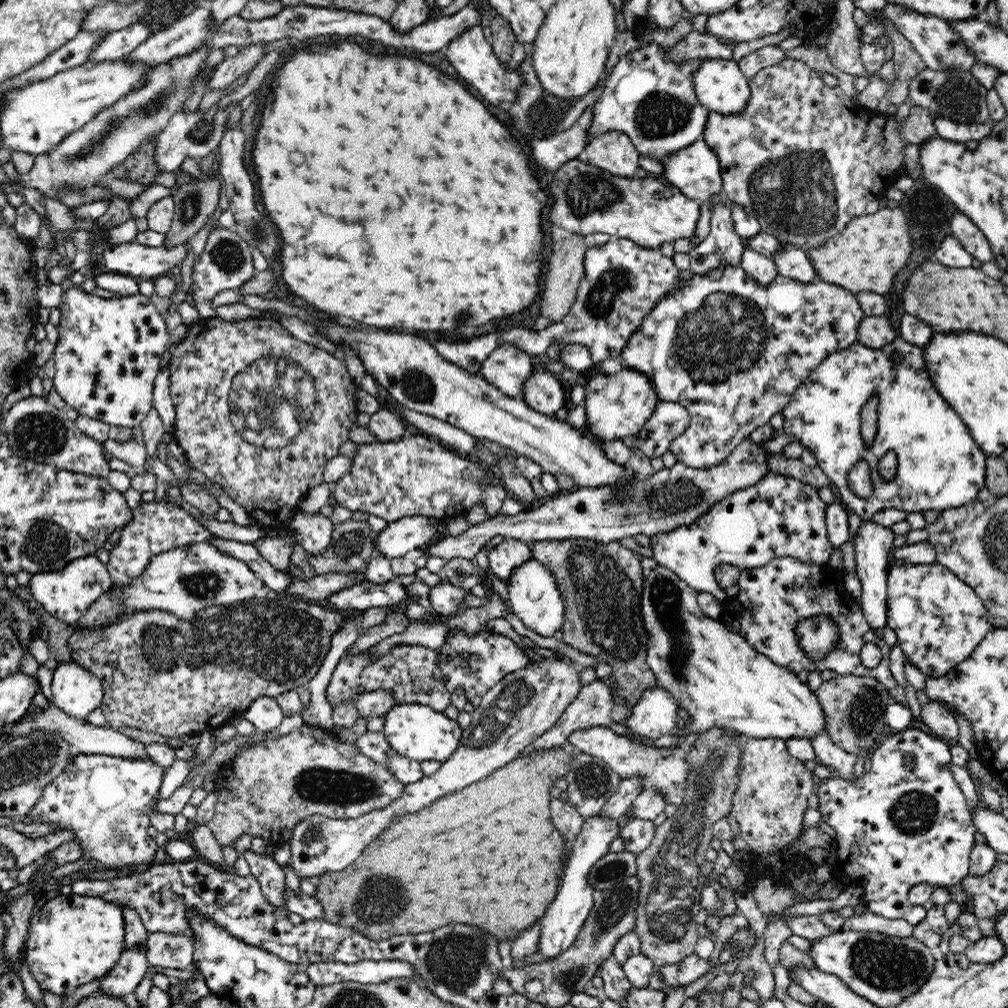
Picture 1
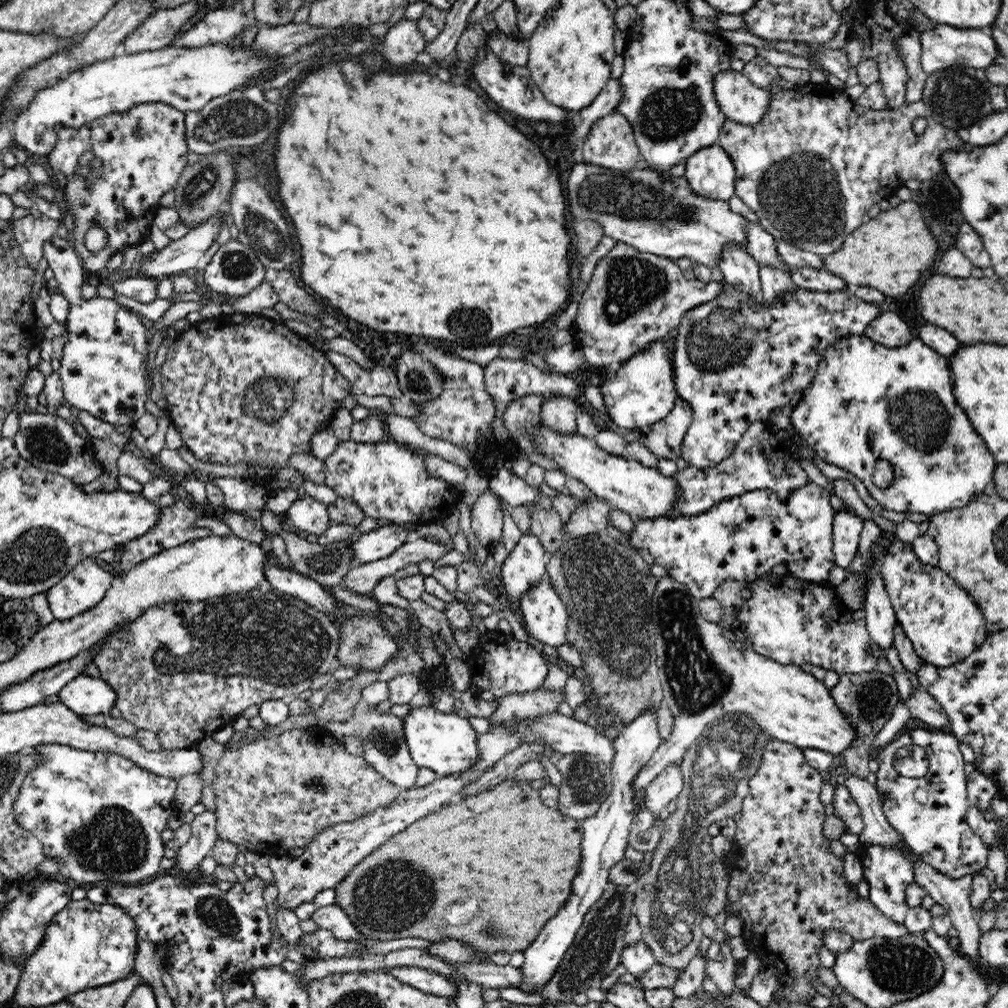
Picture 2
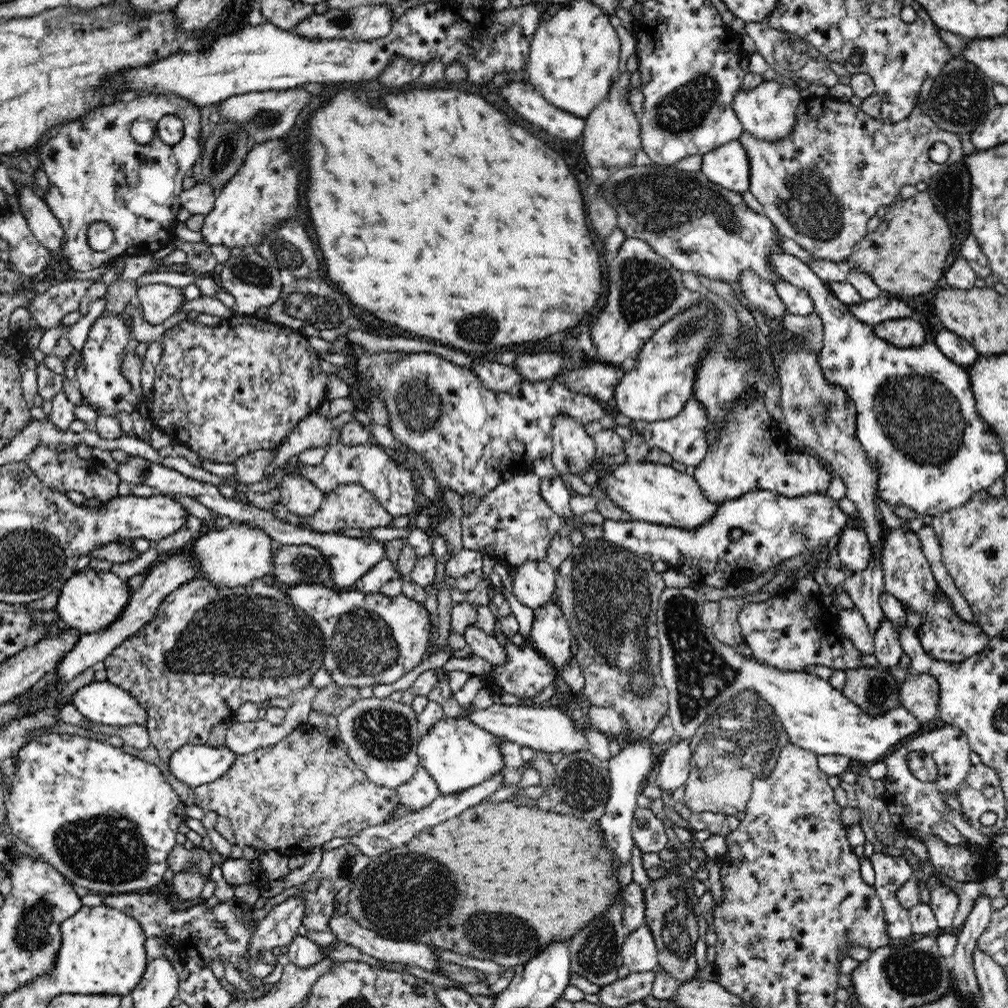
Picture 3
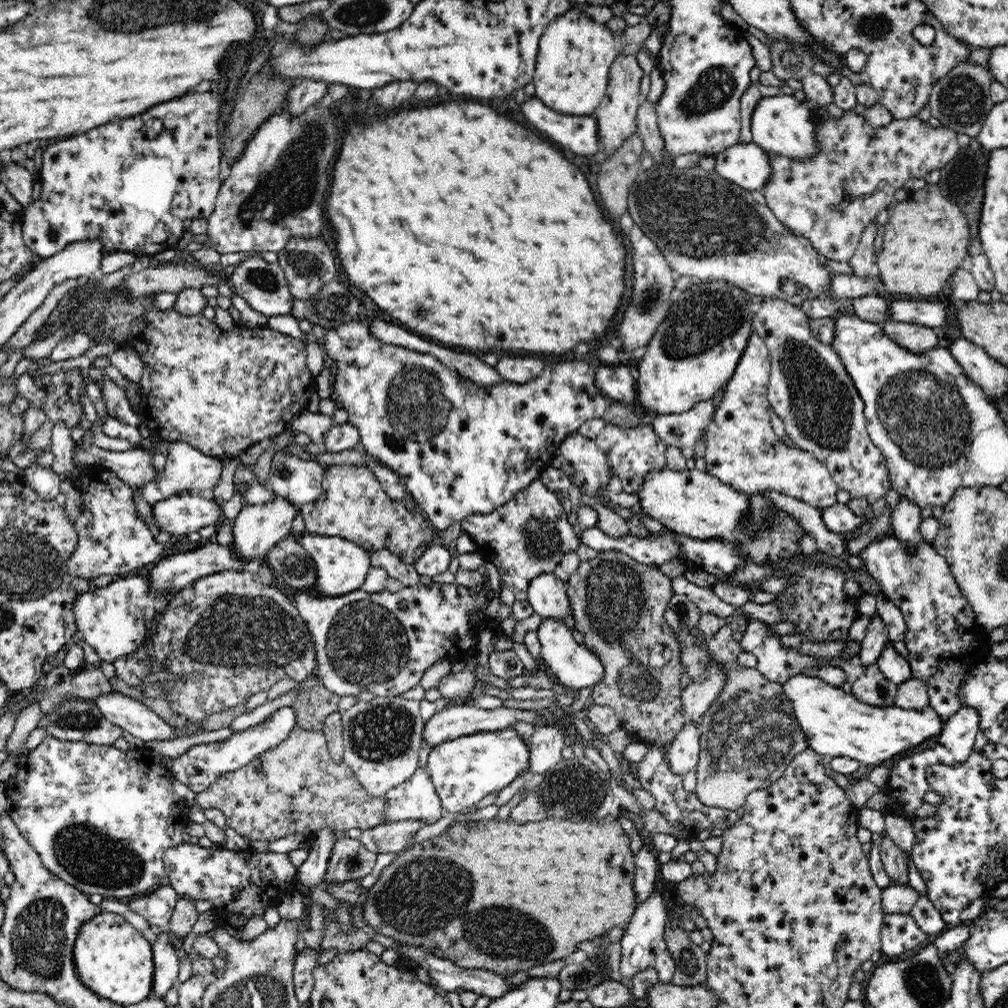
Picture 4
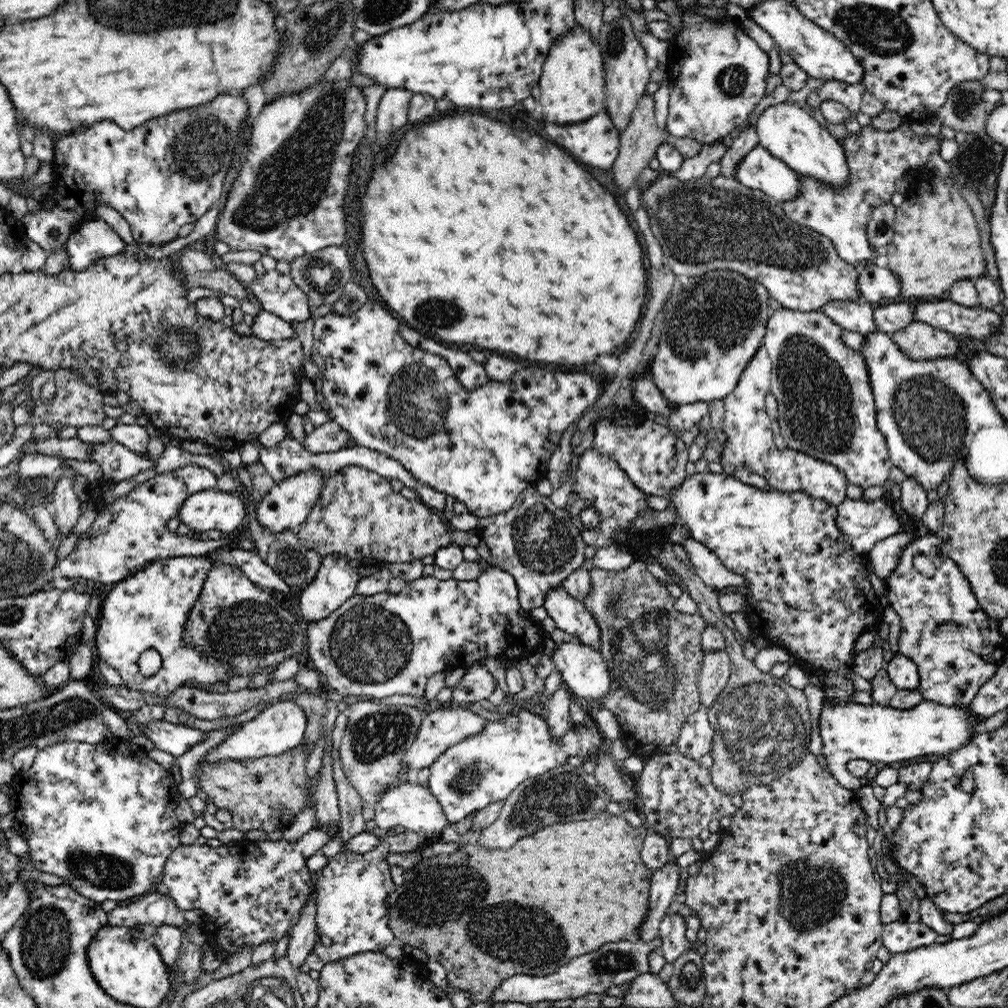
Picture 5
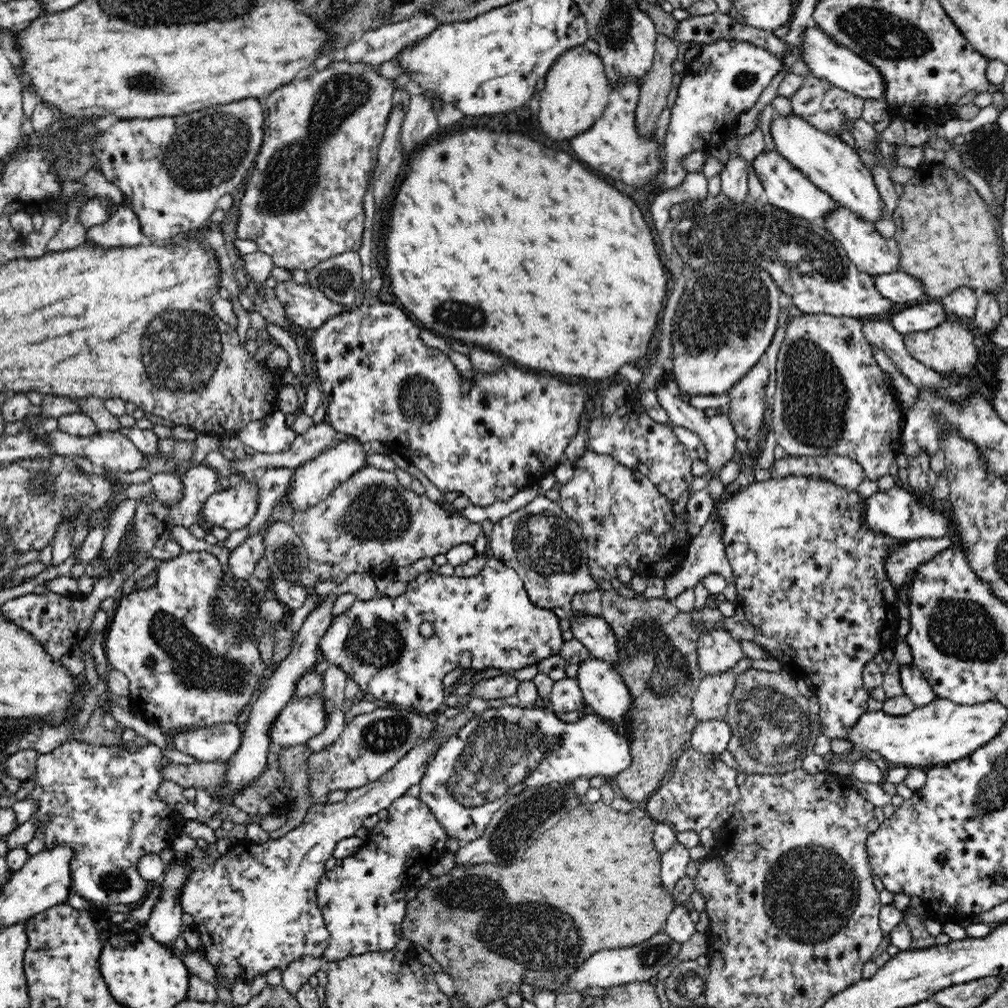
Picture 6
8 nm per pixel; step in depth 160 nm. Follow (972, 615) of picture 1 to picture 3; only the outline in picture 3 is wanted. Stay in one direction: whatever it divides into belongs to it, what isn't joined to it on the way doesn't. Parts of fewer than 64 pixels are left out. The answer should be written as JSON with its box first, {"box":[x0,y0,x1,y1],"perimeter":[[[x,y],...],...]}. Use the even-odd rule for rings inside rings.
{"box":[881,530,990,662],"perimeter":[[[889,530],[885,537],[881,554],[884,591],[902,603],[904,609],[912,609],[922,617],[922,624],[914,631],[920,644],[930,658],[944,662],[962,662],[973,654],[978,654],[988,646],[990,637],[975,623],[962,620],[951,600],[940,590],[931,571],[928,559],[922,552],[917,534],[905,530]]]}

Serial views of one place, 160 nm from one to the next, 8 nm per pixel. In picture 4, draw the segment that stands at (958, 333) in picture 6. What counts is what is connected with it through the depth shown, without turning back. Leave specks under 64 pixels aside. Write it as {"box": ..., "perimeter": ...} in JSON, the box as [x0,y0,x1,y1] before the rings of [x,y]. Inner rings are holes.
{"box":[882,322,938,354],"perimeter":[[[886,322],[882,326],[888,338],[916,354],[938,346],[938,336],[932,327],[904,322]]]}

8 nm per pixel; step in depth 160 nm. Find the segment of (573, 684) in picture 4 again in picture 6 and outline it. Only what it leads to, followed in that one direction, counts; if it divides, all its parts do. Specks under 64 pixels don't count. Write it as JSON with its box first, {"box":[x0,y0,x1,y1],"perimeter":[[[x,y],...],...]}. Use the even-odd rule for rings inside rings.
{"box":[577,656,630,724],"perimeter":[[[589,656],[577,668],[578,687],[584,704],[589,704],[596,715],[622,724],[630,708],[630,693],[612,663]]]}

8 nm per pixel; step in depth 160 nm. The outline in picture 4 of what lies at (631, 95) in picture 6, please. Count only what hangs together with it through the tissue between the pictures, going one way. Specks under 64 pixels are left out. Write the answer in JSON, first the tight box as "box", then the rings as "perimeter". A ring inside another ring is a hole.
{"box":[519,95,598,156],"perimeter":[[[536,95],[526,96],[519,106],[522,114],[536,130],[540,130],[544,136],[558,142],[560,146],[580,156],[598,153],[596,119],[593,115],[562,114],[548,108]]]}

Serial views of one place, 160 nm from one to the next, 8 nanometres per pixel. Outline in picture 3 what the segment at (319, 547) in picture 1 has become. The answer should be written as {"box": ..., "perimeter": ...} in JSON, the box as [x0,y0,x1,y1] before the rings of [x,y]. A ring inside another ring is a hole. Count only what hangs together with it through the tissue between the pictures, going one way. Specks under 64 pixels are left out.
{"box":[280,474,325,519],"perimeter":[[[290,474],[284,476],[280,492],[282,504],[303,519],[313,517],[319,511],[325,495],[305,477]]]}

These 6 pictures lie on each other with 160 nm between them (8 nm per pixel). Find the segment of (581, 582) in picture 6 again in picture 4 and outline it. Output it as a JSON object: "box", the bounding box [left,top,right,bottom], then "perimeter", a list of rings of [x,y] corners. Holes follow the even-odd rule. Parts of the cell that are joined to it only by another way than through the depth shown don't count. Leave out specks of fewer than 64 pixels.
{"box":[460,476,579,600],"perimeter":[[[536,476],[528,486],[520,488],[506,504],[488,514],[470,514],[460,522],[460,530],[475,543],[475,552],[497,567],[518,600],[526,600],[532,578],[544,572],[553,573],[564,554],[575,552],[579,536],[568,522],[567,506]]]}

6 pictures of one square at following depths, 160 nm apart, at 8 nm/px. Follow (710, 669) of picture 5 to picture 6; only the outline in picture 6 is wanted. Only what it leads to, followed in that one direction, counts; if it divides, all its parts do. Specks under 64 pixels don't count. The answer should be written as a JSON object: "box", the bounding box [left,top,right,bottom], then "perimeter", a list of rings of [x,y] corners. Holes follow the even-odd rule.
{"box":[691,668,736,720],"perimeter":[[[730,668],[718,674],[703,675],[691,702],[697,720],[723,718],[734,686],[736,686],[736,674]]]}

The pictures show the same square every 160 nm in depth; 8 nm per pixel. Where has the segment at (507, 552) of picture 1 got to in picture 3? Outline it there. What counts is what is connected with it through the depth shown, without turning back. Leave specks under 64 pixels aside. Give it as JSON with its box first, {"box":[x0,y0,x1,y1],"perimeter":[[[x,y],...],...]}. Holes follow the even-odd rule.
{"box":[508,560,556,608],"perimeter":[[[524,560],[508,568],[508,575],[514,596],[524,606],[536,608],[555,597],[556,569],[545,560]]]}

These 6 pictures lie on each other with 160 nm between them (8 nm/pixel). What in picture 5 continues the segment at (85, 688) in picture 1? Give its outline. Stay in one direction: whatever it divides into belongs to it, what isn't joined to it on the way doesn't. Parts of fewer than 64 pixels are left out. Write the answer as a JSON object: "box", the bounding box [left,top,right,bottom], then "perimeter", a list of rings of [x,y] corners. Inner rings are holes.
{"box":[124,714,205,757],"perimeter":[[[132,714],[131,717],[125,717],[124,721],[130,724],[134,733],[150,739],[156,749],[170,753],[174,757],[185,754],[195,743],[205,738],[204,732],[200,732],[200,730],[175,724],[164,718],[139,723]]]}

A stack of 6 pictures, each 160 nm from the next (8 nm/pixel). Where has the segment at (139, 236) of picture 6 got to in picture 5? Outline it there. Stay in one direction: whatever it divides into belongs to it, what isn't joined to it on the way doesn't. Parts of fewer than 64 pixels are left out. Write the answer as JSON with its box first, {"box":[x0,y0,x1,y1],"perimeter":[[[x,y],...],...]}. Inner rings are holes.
{"box":[64,219,126,272],"perimeter":[[[103,219],[83,222],[66,240],[64,270],[84,272],[100,259],[125,251],[126,244]]]}

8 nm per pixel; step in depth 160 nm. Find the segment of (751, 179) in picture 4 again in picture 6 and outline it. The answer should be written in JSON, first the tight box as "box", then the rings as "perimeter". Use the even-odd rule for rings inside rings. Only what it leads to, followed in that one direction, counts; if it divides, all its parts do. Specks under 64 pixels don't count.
{"box":[751,150,837,222],"perimeter":[[[775,150],[762,151],[751,162],[751,166],[765,190],[763,199],[776,208],[816,222],[824,220],[824,214],[828,214],[830,210],[836,208],[837,202],[833,201],[832,197],[810,182],[810,179],[803,172],[792,166],[792,163]]]}

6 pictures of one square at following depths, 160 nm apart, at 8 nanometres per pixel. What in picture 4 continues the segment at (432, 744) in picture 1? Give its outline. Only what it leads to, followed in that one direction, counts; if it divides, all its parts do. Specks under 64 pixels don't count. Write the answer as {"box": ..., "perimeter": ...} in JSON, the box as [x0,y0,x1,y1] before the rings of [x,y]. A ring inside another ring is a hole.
{"box":[425,729,529,813],"perimeter":[[[500,729],[494,732],[478,732],[463,735],[456,739],[448,739],[447,742],[439,743],[432,748],[428,756],[425,769],[434,784],[442,807],[455,813],[461,809],[474,806],[490,792],[502,790],[514,782],[523,771],[529,772],[529,746],[522,742],[517,730]]]}

